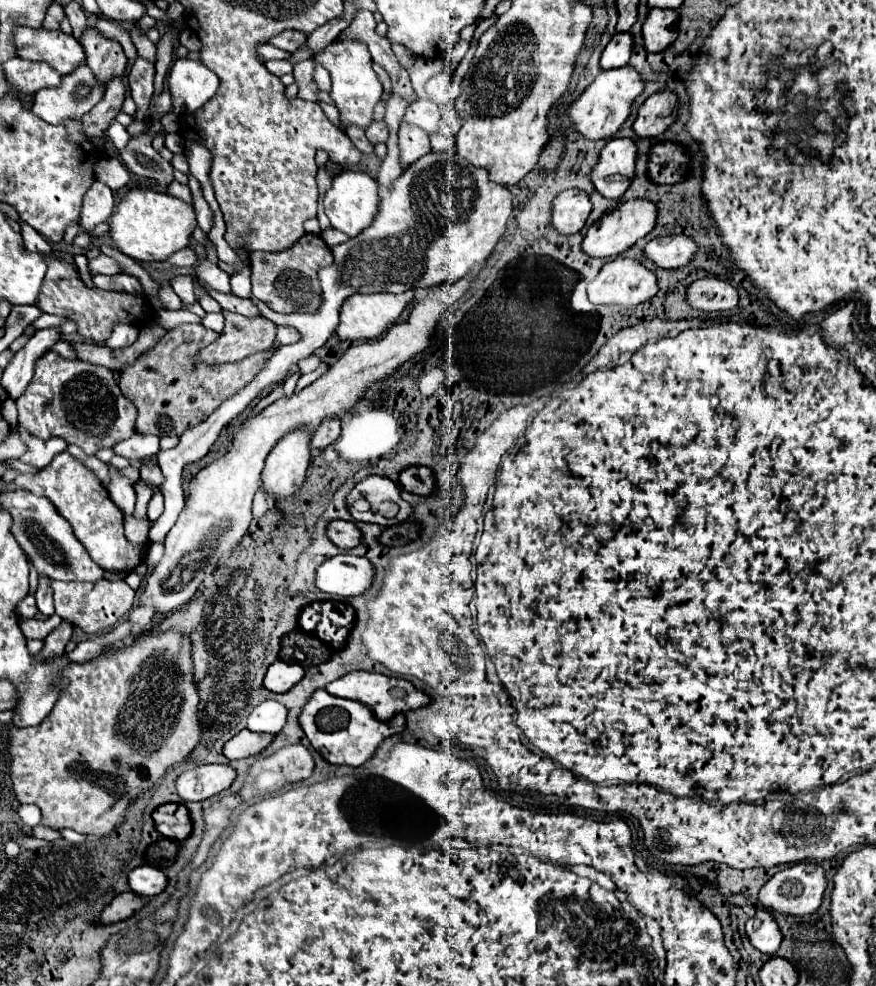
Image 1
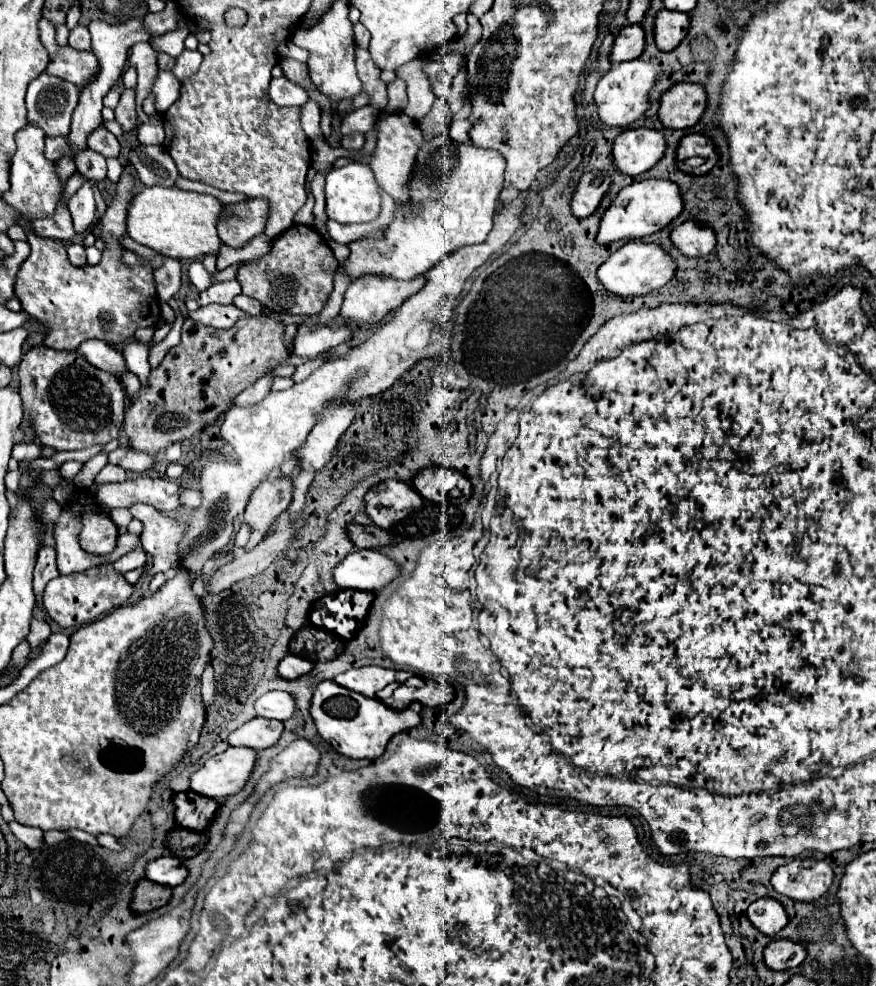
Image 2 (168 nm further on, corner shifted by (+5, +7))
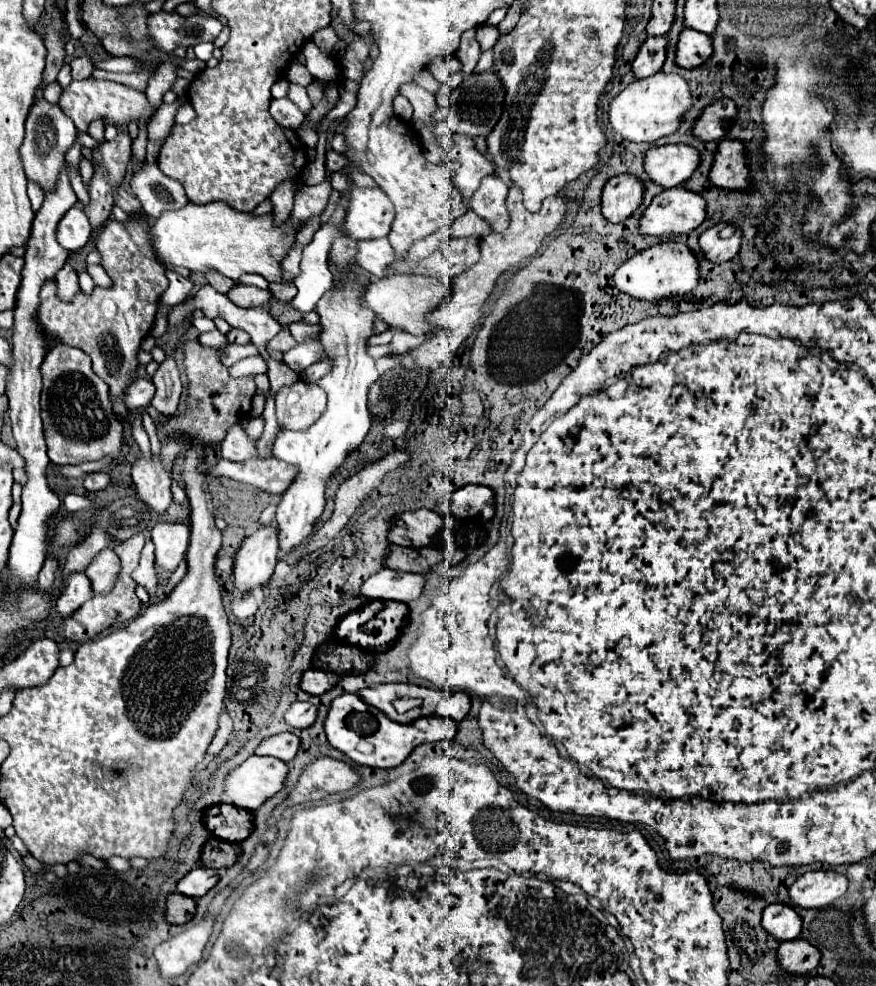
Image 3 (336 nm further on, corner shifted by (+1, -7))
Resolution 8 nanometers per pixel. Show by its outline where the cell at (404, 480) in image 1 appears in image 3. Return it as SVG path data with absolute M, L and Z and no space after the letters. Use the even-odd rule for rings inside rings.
M461 486L455 490L447 502L441 502L439 506L447 510L451 516L457 516L457 520L463 518L481 518L491 520L493 518L493 490L487 486Z

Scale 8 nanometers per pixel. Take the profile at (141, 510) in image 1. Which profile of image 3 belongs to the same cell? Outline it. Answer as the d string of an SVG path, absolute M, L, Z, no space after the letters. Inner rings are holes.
M145 542L143 546L143 552L141 552L141 560L139 560L139 566L137 570L131 574L135 578L137 584L143 584L150 597L154 596L157 588L157 572L155 572L155 564L153 564L153 542Z

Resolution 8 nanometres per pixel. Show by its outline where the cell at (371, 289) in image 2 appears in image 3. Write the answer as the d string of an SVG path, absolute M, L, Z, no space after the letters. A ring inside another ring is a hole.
M393 274L379 280L373 280L365 290L361 302L365 308L373 310L379 320L389 328L405 330L413 336L425 336L431 328L425 324L425 316L441 306L449 298L449 282L441 282L433 276L413 276L413 274Z

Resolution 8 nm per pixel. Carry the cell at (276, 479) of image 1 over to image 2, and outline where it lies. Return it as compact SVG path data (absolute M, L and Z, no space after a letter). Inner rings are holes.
M269 476L259 488L251 494L251 500L245 508L243 522L263 536L273 532L275 520L289 508L293 494L291 478Z

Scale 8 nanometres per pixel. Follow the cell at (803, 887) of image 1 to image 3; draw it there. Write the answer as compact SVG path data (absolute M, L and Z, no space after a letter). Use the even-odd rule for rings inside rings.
M833 870L805 872L789 888L789 898L801 908L825 908L847 890L847 878Z

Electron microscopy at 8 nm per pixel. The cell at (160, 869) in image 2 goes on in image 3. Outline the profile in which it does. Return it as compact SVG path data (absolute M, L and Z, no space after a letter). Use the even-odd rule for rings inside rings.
M195 868L191 872L187 872L179 882L177 882L177 892L189 898L199 898L205 896L209 888L213 888L217 884L219 876L215 874L215 870L207 870L207 868Z

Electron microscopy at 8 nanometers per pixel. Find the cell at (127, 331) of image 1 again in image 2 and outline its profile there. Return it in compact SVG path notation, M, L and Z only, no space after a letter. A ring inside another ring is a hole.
M152 341L146 344L141 342L129 342L123 348L123 358L127 362L127 368L139 378L141 386L147 386L147 378L149 378L149 350L153 346Z

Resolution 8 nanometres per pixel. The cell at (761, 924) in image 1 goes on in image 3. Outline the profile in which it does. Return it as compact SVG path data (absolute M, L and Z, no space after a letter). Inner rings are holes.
M769 904L763 910L763 930L771 934L775 940L795 940L801 932L801 918L799 914L787 904Z

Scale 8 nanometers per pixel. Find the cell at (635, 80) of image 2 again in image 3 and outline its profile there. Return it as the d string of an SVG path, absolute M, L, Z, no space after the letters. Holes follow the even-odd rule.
M657 72L649 78L635 80L627 84L609 104L609 122L615 132L619 132L629 142L657 142L659 138L673 134L679 126L683 112L691 106L689 86L679 74Z

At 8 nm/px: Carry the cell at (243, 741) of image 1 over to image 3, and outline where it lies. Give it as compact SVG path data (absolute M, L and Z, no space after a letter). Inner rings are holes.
M281 732L281 734L273 734L261 740L261 744L255 748L255 754L257 756L275 756L283 762L289 762L297 754L297 750L299 750L299 738L291 732Z

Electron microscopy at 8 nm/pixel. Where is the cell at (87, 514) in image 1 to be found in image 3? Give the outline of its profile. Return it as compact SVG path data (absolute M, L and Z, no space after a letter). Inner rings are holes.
M107 548L93 558L85 574L93 582L93 592L99 594L99 592L109 592L113 588L113 582L119 570L121 570L121 562L117 554L113 552L113 548Z

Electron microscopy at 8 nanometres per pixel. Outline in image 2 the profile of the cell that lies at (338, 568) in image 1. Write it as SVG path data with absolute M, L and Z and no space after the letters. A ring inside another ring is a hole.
M357 550L333 570L333 576L341 588L377 592L399 578L399 572L401 566L379 550Z

